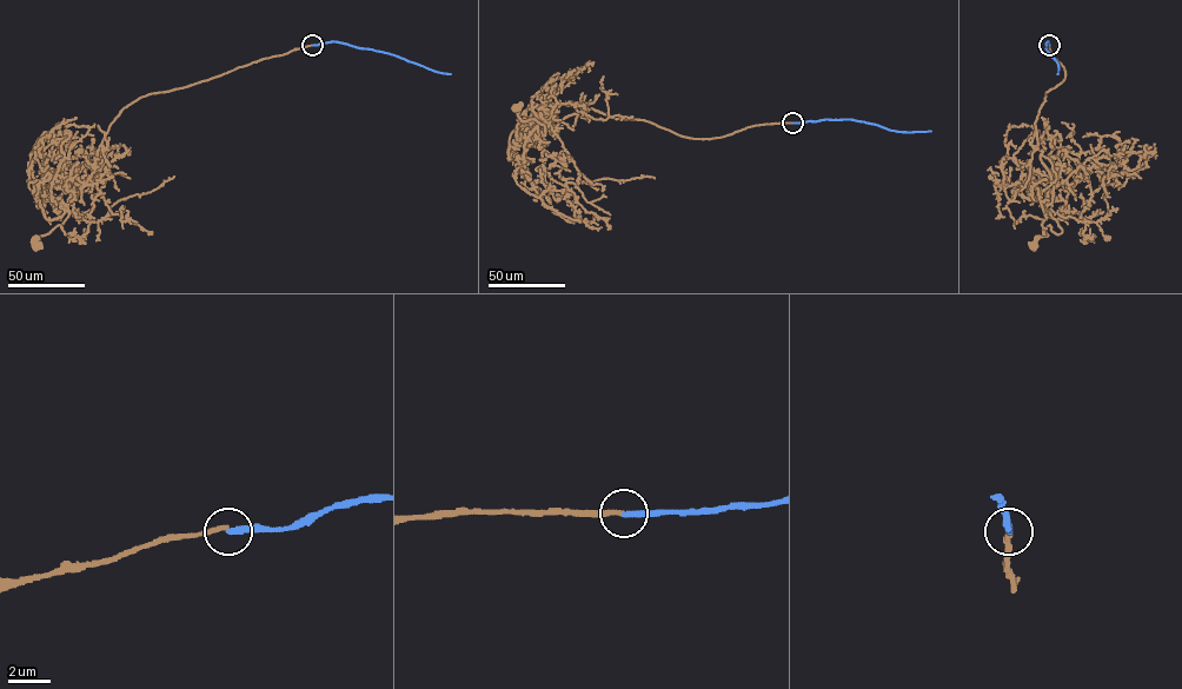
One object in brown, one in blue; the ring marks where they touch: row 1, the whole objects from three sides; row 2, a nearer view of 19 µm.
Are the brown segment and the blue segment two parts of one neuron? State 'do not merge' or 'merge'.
do not merge

